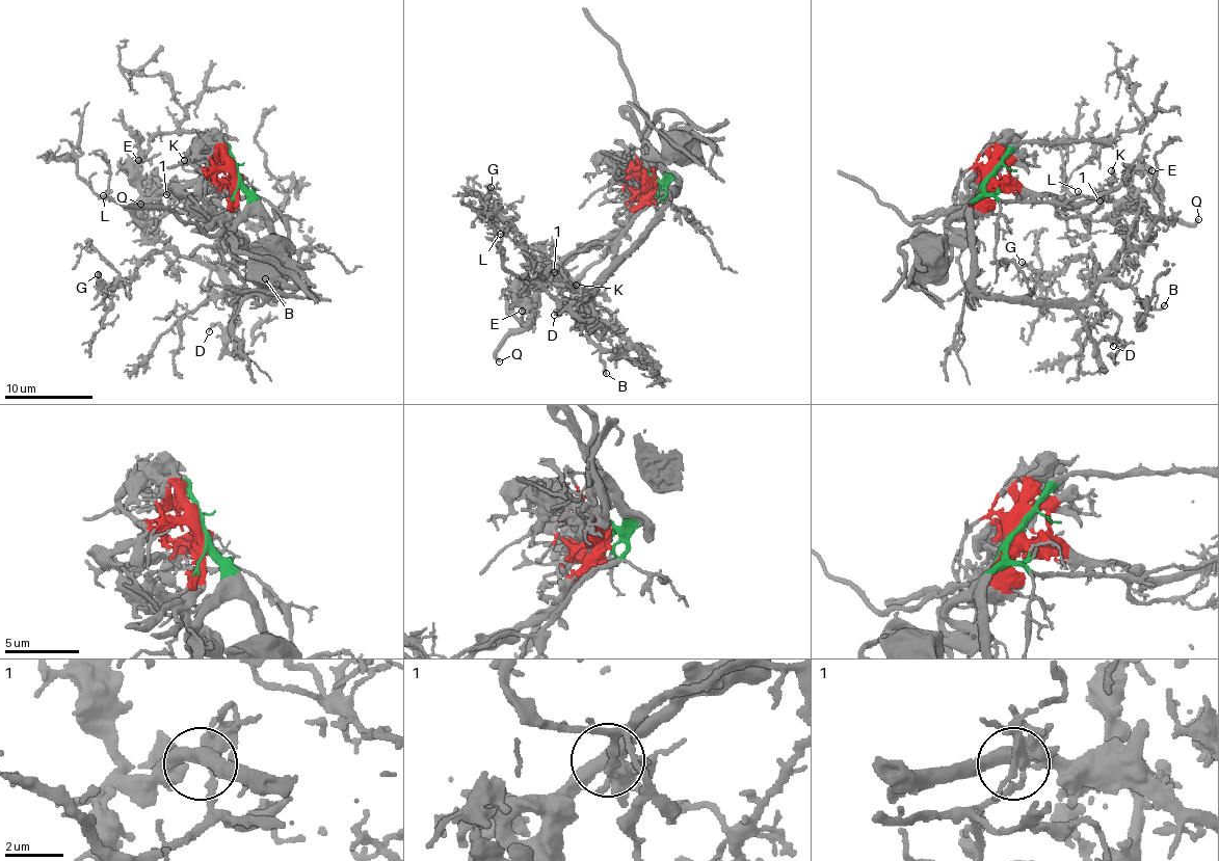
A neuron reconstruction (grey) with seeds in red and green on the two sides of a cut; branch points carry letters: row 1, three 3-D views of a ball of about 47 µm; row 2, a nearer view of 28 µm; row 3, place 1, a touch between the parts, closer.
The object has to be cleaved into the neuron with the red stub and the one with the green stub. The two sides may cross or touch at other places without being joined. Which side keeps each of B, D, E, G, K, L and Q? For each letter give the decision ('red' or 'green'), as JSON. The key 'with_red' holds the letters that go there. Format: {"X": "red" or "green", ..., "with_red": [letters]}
{"B": "green", "D": "green", "E": "red", "G": "green", "K": "green", "L": "green", "Q": "red", "with_red": ["E", "Q"]}

